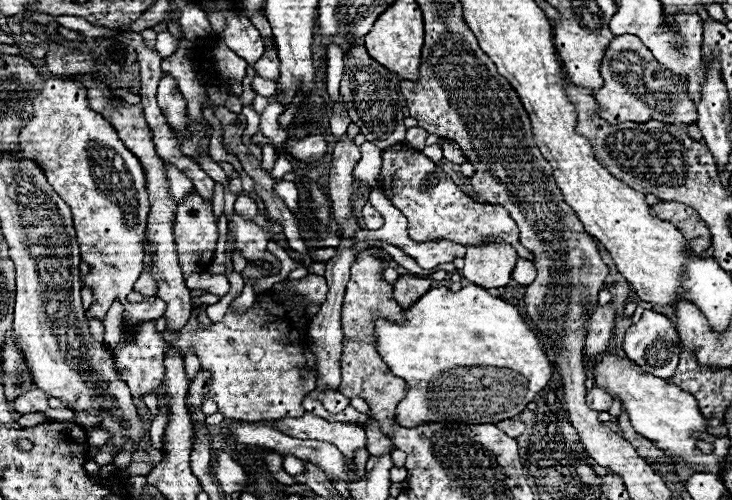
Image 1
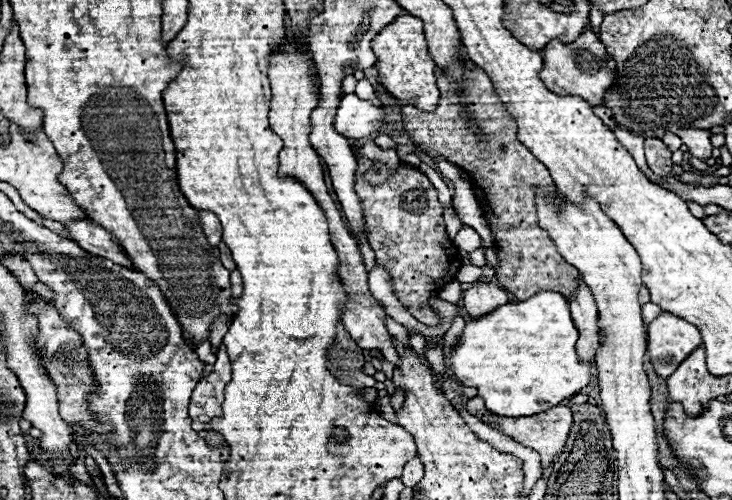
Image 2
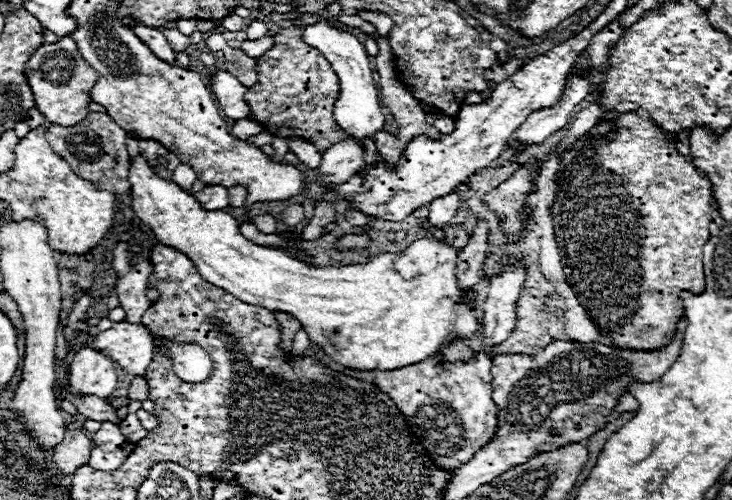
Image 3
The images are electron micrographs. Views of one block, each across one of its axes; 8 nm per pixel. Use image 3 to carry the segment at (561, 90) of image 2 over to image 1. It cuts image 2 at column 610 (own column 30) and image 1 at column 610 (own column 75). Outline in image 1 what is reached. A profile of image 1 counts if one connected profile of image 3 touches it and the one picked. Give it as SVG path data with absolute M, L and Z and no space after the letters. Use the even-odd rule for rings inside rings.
M616 36L610 44L608 50L604 52L604 60L600 62L600 76L604 80L602 88L596 90L592 96L598 104L598 116L602 116L604 120L608 120L608 124L622 124L622 122L644 122L644 120L660 120L660 122L668 122L668 124L680 124L680 126L688 126L696 122L696 106L692 104L692 100L686 94L686 86L682 90L676 88L676 80L674 78L684 78L686 76L676 76L672 72L668 72L666 68L662 68L654 56L648 52L648 48L644 48L644 44L636 38L636 36Z

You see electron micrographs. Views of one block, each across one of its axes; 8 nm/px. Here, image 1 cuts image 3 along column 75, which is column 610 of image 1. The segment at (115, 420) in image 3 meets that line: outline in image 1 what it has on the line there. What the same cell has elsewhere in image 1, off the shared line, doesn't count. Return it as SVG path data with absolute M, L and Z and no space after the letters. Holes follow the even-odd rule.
M590 388L588 392L586 392L586 396L588 396L588 402L592 404L592 408L596 408L598 412L604 412L604 410L608 410L610 408L610 404L612 404L612 396L604 390L604 388Z

